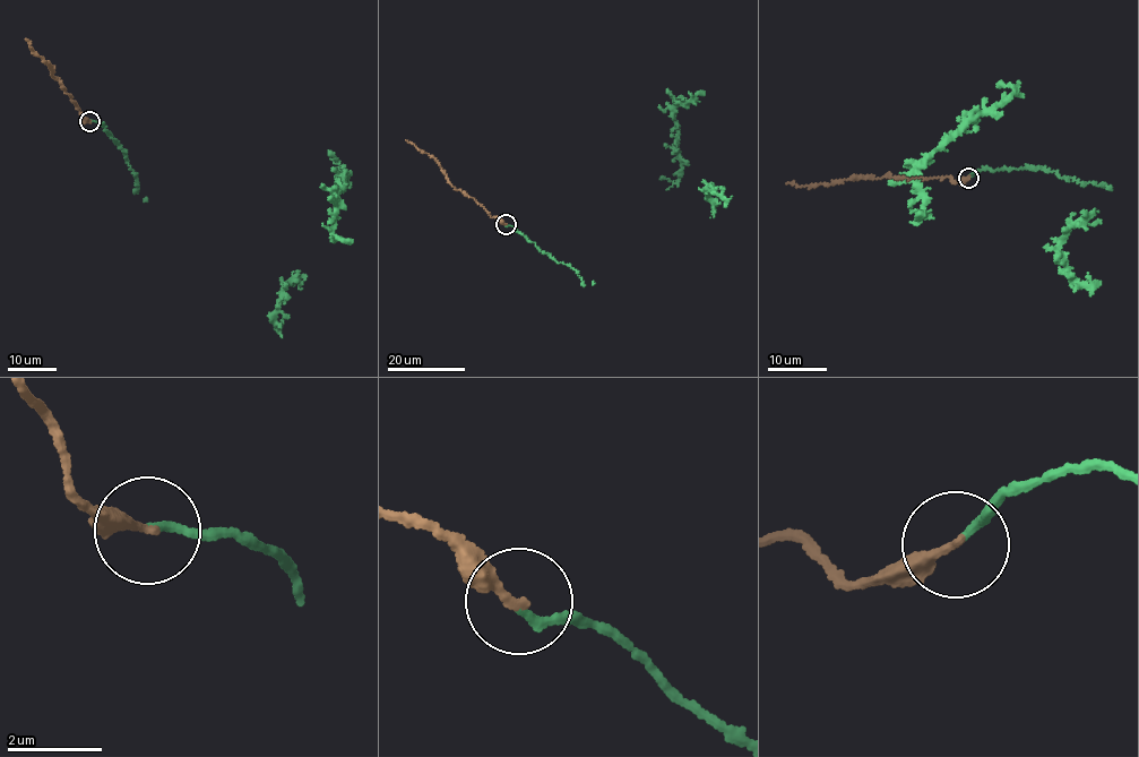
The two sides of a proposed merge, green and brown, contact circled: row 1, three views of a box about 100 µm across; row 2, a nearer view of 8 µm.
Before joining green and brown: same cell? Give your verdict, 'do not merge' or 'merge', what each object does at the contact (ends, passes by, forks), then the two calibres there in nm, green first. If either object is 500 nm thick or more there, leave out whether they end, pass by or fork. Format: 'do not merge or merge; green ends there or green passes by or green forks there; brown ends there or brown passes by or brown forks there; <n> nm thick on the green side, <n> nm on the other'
merge; green ends there; brown ends there; 160 nm thick on the green side, 200 nm on the other

